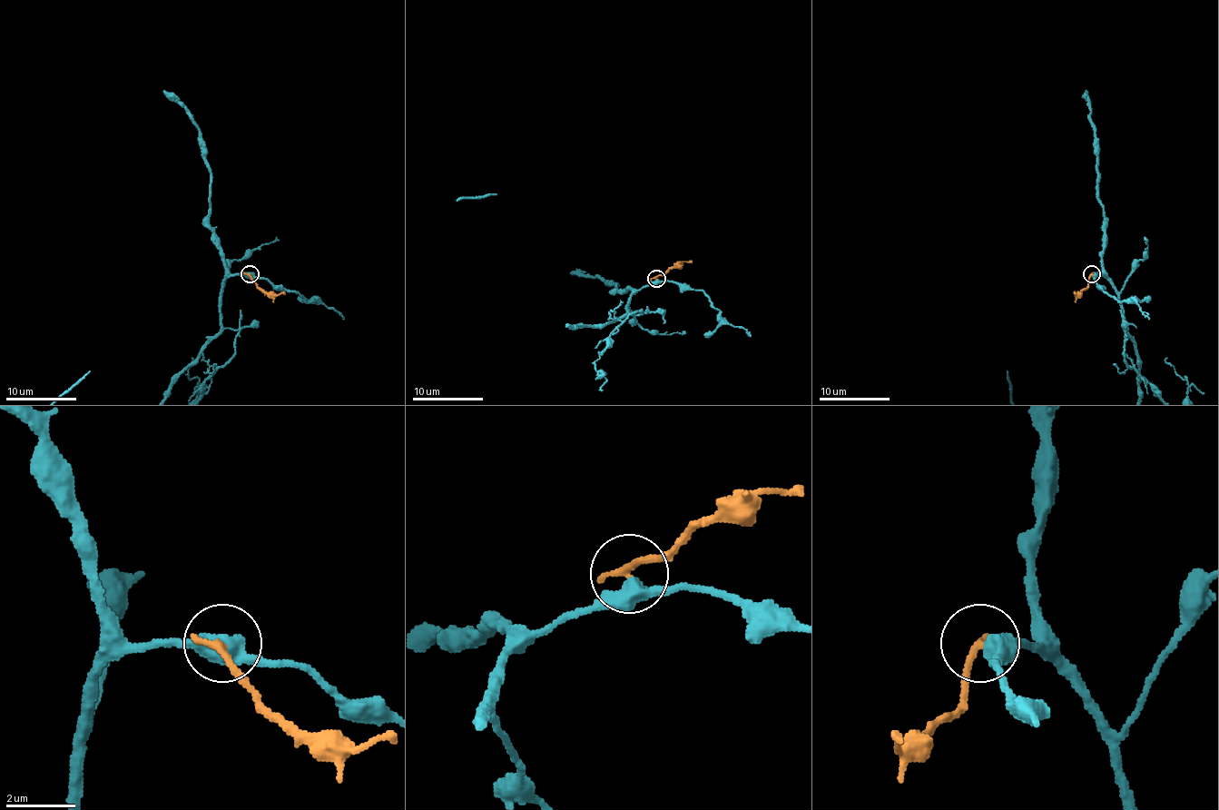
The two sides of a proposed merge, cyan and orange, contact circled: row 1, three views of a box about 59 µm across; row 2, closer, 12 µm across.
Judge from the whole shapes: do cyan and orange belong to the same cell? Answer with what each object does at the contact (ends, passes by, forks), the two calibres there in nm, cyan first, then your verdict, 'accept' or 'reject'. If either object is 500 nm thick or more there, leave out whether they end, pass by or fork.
cyan passes by; orange ends; calibres 460 and 240 nm; reject

